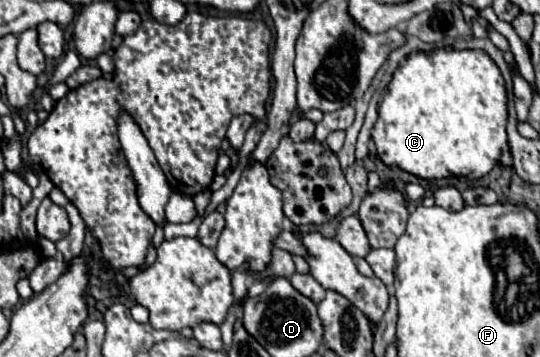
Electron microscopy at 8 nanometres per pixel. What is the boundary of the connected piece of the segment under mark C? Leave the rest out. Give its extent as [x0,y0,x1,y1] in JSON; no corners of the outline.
[373,47,512,179]

